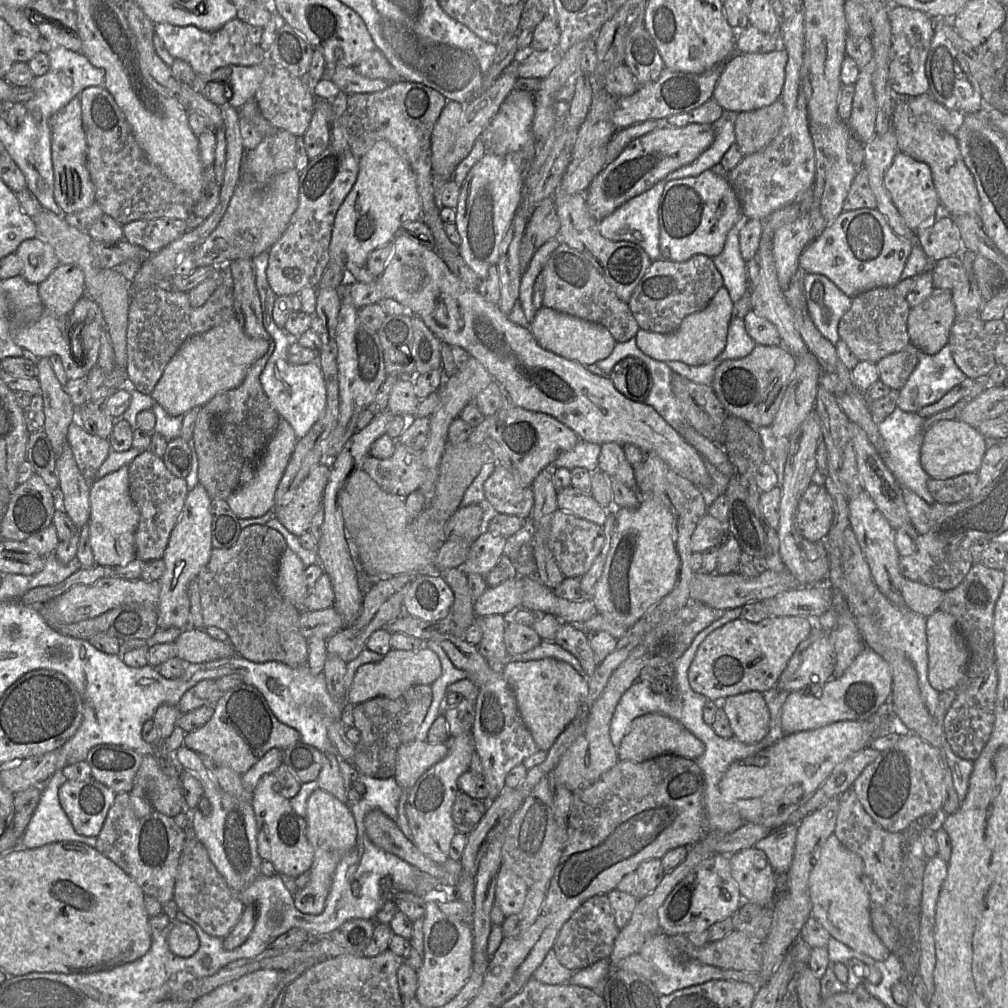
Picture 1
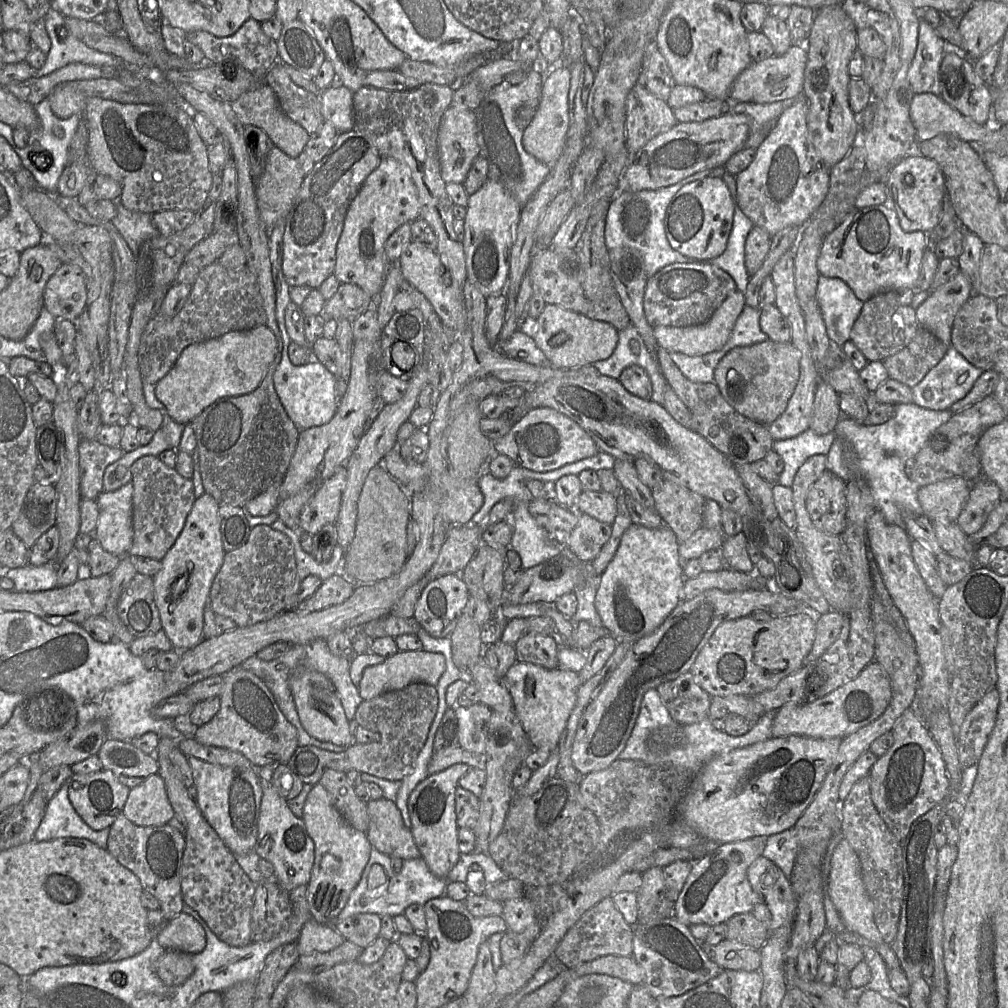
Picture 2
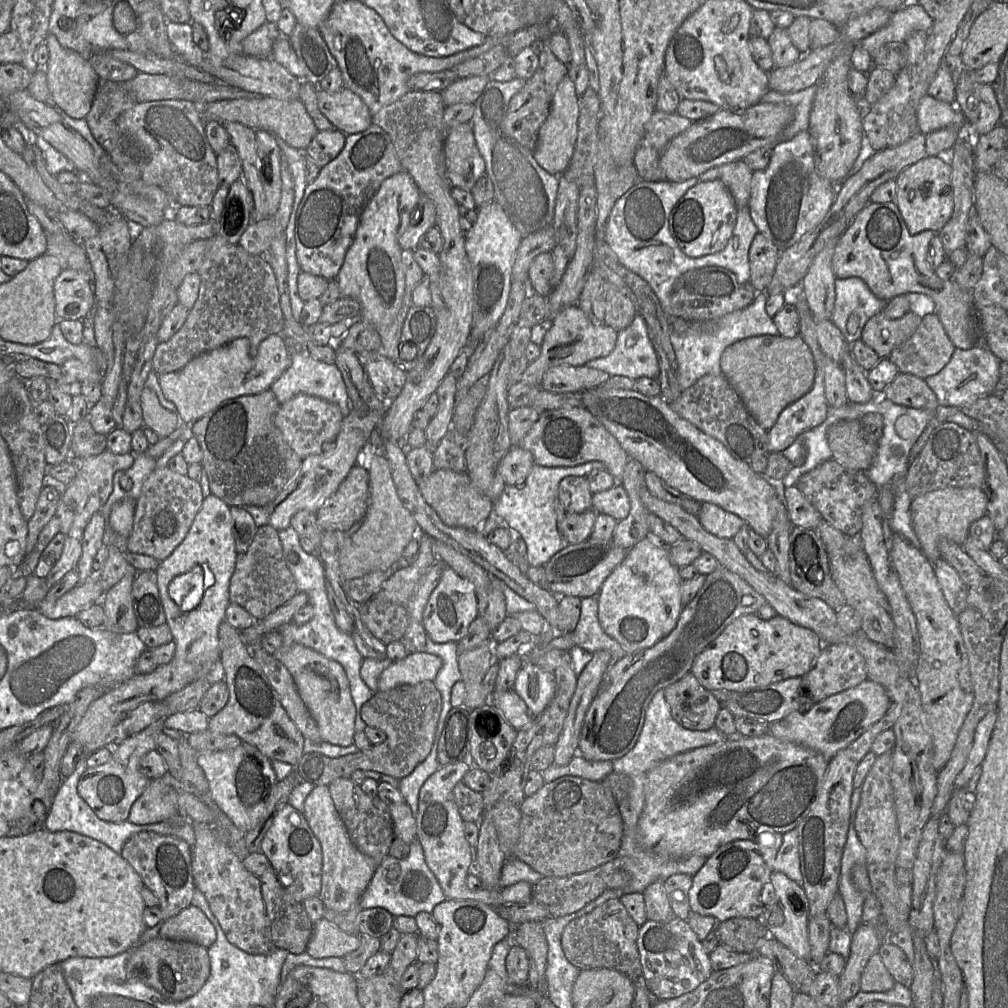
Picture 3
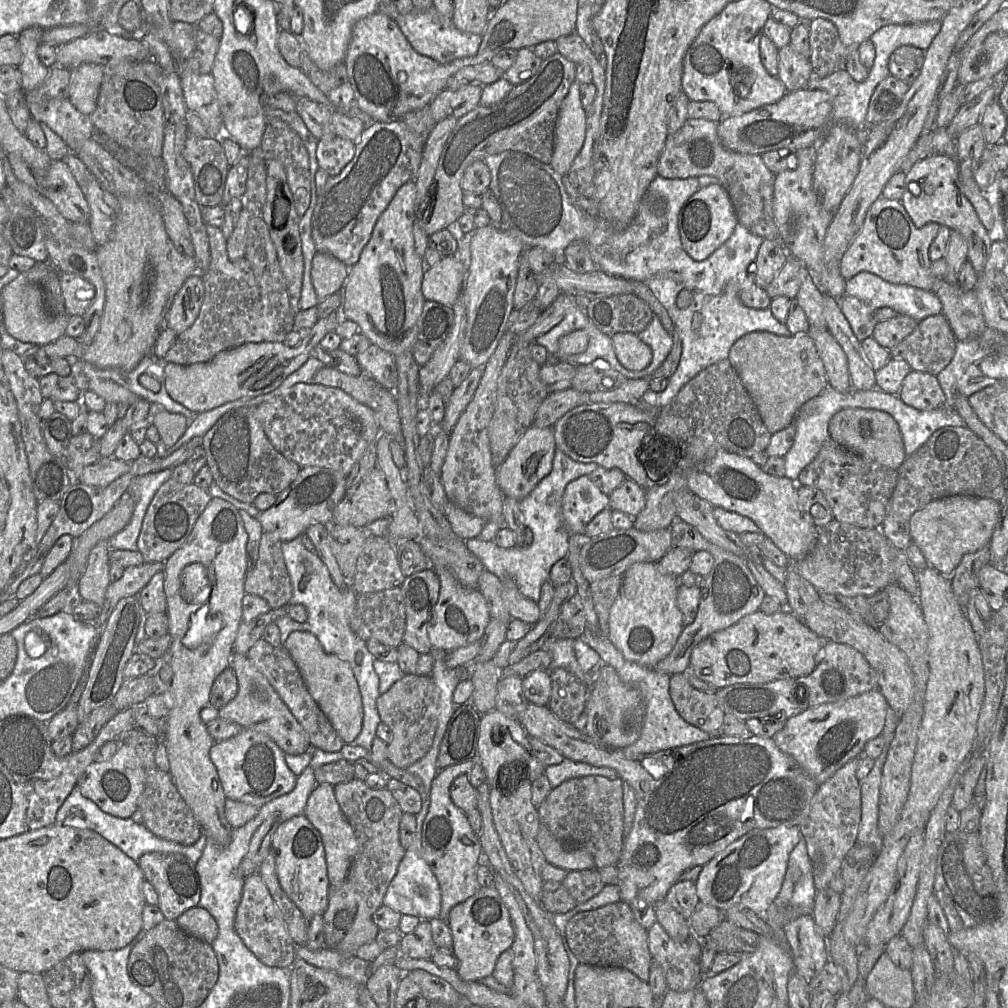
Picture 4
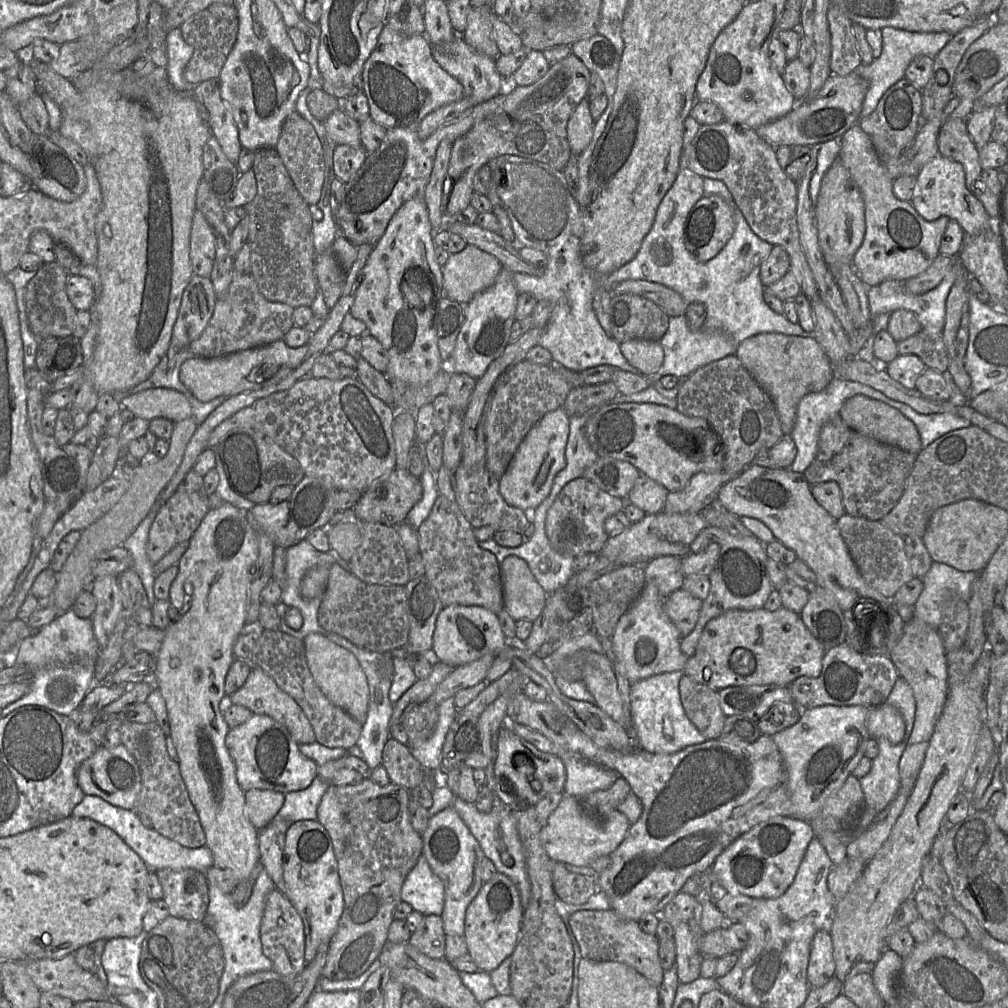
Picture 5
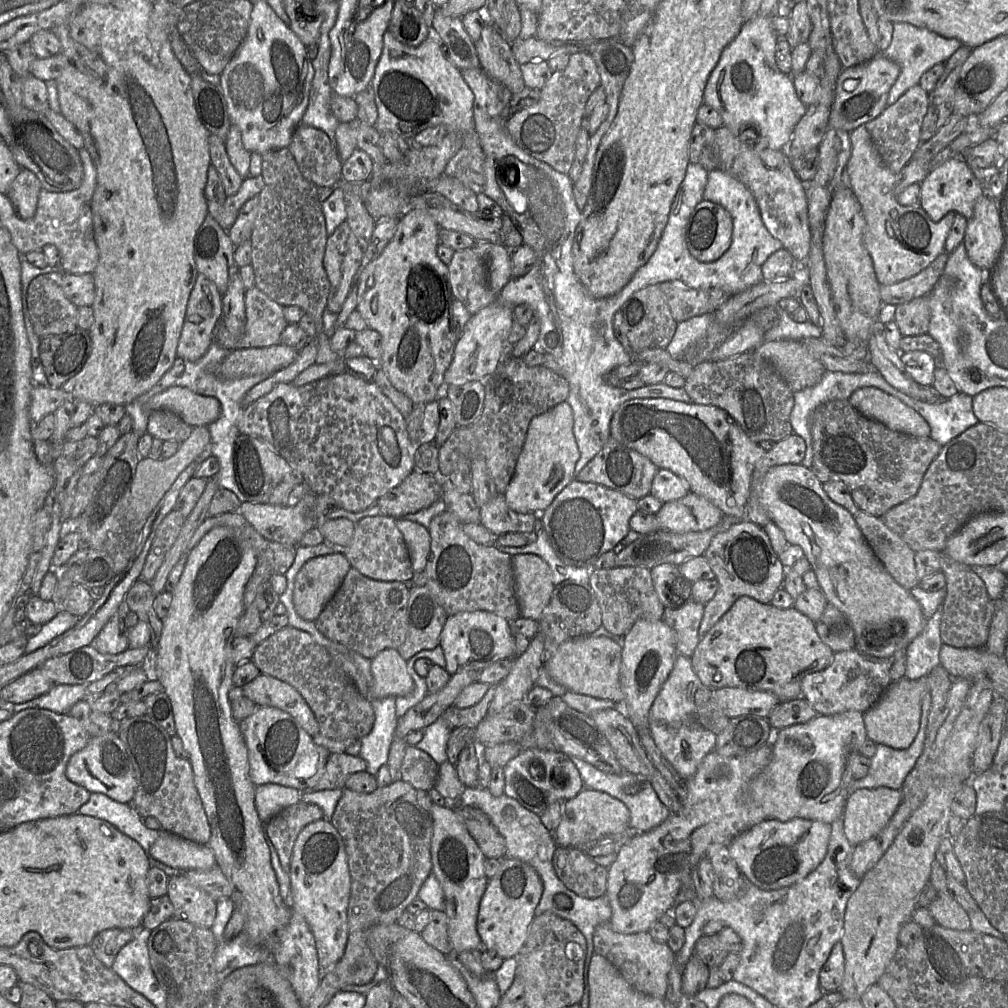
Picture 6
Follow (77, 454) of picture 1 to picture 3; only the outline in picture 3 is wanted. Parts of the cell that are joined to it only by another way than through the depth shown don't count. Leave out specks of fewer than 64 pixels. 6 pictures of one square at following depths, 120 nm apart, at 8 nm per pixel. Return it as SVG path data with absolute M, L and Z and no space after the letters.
M105 450L98 455L78 460L76 477L62 489L54 516L40 532L32 552L15 568L11 579L33 575L42 552L56 534L62 533L66 535L72 527L84 529L91 517L95 513L100 512L111 495L114 474L117 471L129 469L134 463L135 455L132 452L113 454Z

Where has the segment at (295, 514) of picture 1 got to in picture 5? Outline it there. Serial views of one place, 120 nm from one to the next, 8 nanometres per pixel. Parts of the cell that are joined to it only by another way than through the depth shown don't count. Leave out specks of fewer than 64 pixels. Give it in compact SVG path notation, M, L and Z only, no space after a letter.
M394 469L374 481L361 493L361 497L353 507L358 522L377 522L396 527L405 522L407 514L422 498L423 486L420 478L412 475L407 469Z

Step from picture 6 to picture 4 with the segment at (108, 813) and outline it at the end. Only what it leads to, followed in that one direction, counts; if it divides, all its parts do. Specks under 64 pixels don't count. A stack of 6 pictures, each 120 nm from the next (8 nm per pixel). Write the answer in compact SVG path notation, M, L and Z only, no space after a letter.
M78 782L63 804L59 807L54 824L93 830L117 846L128 857L135 861L138 861L145 853L159 851L164 853L181 854L192 862L197 863L208 840L203 833L192 845L183 845L160 838L151 832L143 823L136 823L131 818L120 818L103 812L92 800L83 796L79 789Z

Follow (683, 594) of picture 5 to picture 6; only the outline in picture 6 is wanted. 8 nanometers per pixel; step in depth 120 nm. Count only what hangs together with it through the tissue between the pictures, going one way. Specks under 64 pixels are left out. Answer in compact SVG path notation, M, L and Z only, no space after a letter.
M689 599L677 608L665 608L663 620L676 633L678 653L691 658L701 637L699 627L704 615L704 605Z

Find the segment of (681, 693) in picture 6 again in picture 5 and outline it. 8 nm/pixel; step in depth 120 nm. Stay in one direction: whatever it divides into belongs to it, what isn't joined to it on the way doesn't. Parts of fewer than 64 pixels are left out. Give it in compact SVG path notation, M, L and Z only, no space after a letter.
M684 671L653 675L631 684L630 715L637 745L651 753L669 754L707 740L685 713L679 692Z

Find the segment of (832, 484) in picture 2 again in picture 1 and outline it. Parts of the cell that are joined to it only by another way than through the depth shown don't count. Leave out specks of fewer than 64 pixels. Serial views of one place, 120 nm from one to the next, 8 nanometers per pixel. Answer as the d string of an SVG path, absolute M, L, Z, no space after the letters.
M820 481L811 483L803 492L795 515L800 535L811 542L824 540L834 517L832 497Z

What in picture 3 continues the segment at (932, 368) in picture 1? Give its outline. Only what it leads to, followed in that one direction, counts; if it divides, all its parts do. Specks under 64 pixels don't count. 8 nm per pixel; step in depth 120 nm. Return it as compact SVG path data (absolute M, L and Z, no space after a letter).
M977 345L968 350L955 348L951 359L937 374L925 379L935 393L940 407L962 408L980 397L996 394L1001 361L987 346Z

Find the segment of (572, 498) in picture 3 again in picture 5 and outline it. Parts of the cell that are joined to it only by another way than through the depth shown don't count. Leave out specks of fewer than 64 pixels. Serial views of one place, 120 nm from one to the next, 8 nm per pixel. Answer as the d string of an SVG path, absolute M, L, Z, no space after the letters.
M583 477L570 481L561 489L546 514L546 534L550 544L556 551L573 557L586 553L599 553L610 536L604 528L605 520L622 511L625 504L625 499L609 494Z

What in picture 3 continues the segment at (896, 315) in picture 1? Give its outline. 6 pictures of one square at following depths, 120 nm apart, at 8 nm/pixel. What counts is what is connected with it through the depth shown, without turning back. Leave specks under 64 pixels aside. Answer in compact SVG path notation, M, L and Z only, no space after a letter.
M881 311L866 322L862 329L860 340L873 349L880 359L888 358L896 347L904 343L914 334L920 322L921 318L910 311L897 319L888 318Z

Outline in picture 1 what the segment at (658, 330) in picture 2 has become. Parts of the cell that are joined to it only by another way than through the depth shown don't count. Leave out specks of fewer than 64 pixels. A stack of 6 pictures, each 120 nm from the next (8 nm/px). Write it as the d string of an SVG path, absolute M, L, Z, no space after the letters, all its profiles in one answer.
M721 287L704 309L688 315L675 331L662 334L639 329L635 335L636 344L644 354L655 360L680 361L693 366L708 363L725 347L733 306L728 290Z

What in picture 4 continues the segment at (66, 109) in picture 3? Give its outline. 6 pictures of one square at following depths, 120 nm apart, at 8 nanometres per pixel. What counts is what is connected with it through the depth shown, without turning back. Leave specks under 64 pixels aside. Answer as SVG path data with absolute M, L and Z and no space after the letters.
M86 63L70 69L68 99L82 114L92 114L97 105L104 67Z

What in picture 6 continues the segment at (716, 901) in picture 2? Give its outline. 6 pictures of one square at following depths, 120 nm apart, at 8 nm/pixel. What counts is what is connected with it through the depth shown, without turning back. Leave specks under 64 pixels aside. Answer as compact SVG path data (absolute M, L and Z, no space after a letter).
M767 818L737 836L728 846L742 876L763 890L777 890L805 878L825 858L832 825L818 820Z

